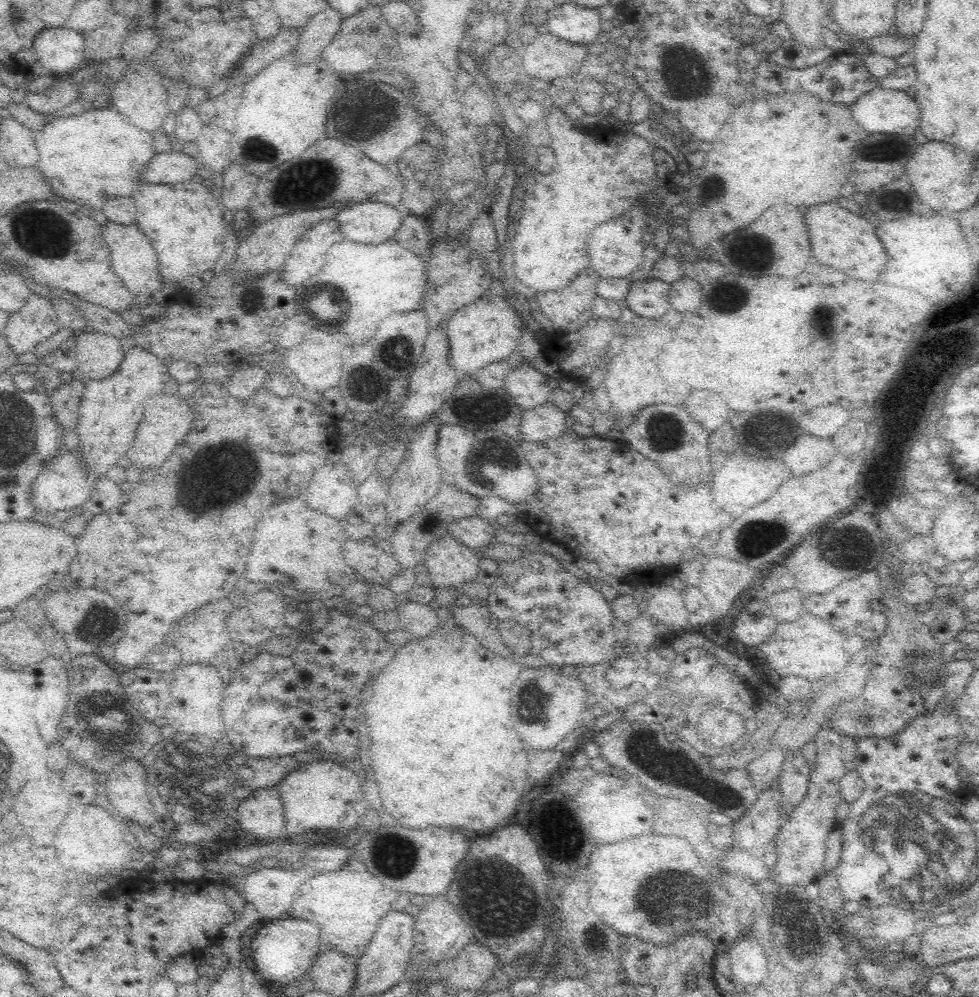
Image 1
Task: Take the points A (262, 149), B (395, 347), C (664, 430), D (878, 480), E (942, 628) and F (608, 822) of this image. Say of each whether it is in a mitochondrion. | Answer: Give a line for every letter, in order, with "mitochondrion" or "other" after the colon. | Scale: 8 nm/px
A: mitochondrion
B: mitochondrion
C: mitochondrion
D: other
E: other
F: other

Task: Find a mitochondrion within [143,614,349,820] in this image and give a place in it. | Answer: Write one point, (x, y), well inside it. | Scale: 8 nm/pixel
(184, 787)

